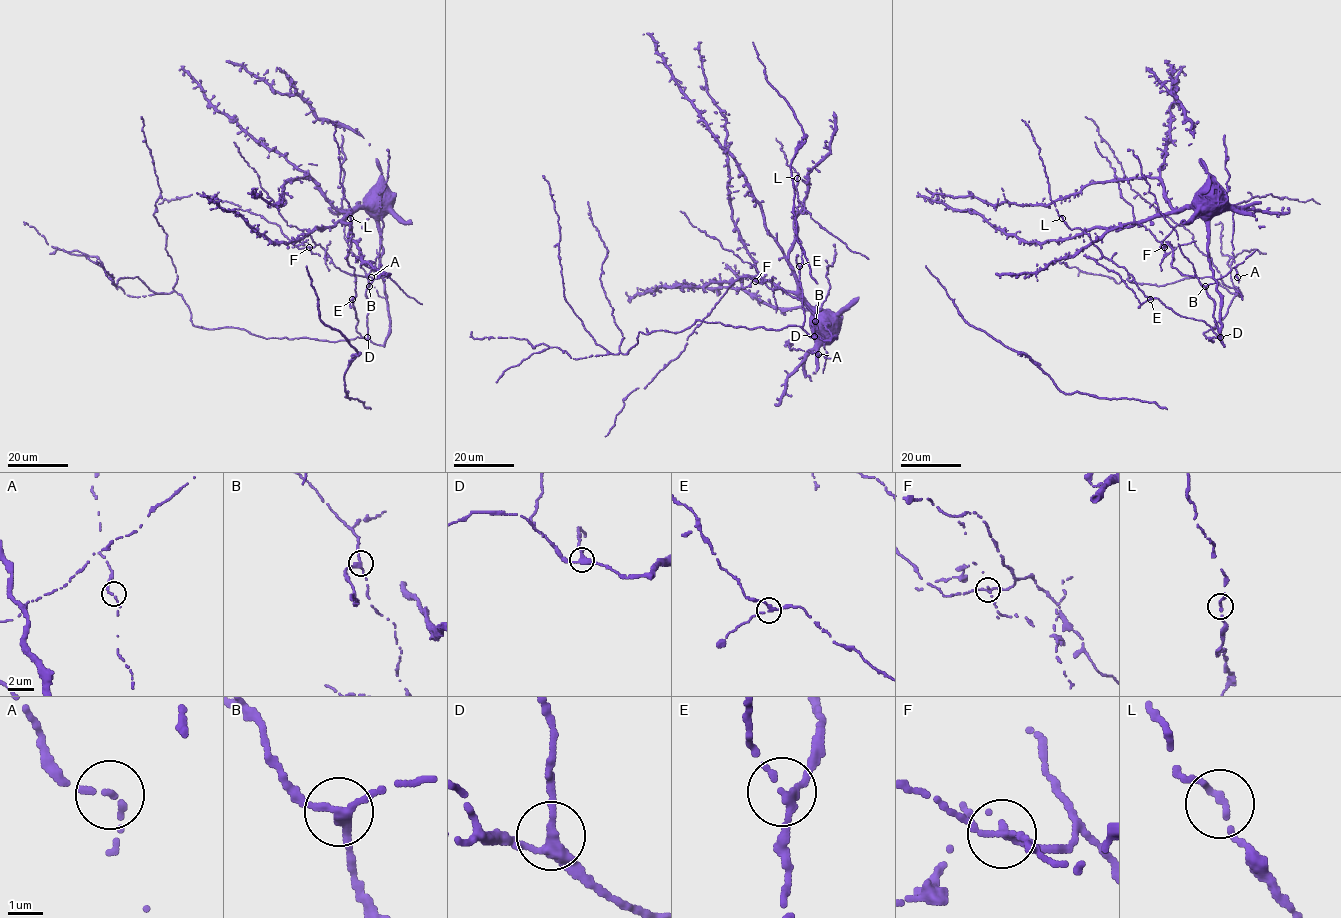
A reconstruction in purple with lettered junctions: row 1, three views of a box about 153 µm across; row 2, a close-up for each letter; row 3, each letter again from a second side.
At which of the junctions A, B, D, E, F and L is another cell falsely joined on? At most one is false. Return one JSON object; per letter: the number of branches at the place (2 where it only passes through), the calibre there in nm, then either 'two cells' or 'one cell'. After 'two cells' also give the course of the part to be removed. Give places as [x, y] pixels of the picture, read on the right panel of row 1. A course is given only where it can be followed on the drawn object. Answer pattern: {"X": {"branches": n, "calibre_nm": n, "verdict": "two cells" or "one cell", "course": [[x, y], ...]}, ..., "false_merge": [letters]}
{"A": {"branches": 2, "calibre_nm": 170, "verdict": "one cell"}, "B": {"branches": 3, "calibre_nm": 240, "verdict": "one cell"}, "D": {"branches": 3, "calibre_nm": 280, "verdict": "one cell"}, "E": {"branches": 3, "calibre_nm": 190, "verdict": "one cell"}, "F": {"branches": 3, "calibre_nm": 180, "verdict": "two cells", "course": [[1164, 247], [1167, 254], [1164, 257], [1178, 245], [1196, 241]]}, "L": {"branches": 2, "calibre_nm": 200, "verdict": "one cell"}, "false_merge": ["F"]}

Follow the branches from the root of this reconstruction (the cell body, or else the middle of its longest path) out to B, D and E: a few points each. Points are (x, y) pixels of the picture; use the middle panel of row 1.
B: (826, 318), (826, 327), (836, 337), (830, 340), (814, 336), (812, 324), (815, 321)
D: (826, 318), (826, 312), (824, 322), (829, 324), (826, 327), (836, 337), (823, 340), (814, 336)
E: (826, 318), (826, 327), (836, 337), (823, 340), (803, 329), (799, 266)

